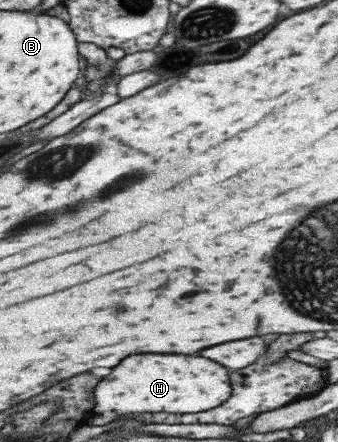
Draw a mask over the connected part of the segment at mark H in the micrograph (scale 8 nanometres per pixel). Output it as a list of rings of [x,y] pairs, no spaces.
[[[134,354],[100,382],[100,390],[96,390],[100,414],[92,416],[92,424],[106,426],[114,422],[116,416],[130,412],[204,412],[224,404],[230,394],[230,370],[216,360],[186,354]]]

